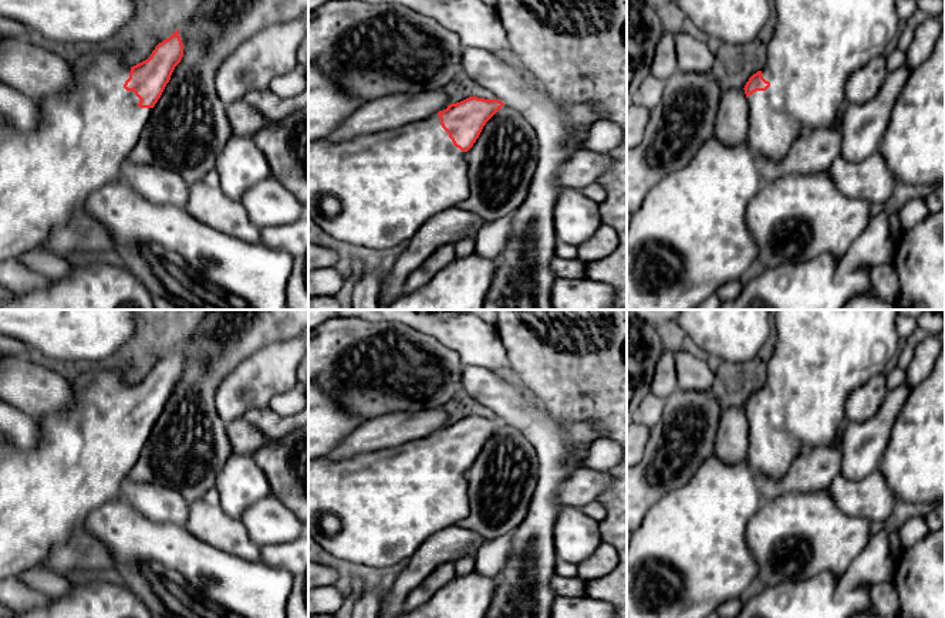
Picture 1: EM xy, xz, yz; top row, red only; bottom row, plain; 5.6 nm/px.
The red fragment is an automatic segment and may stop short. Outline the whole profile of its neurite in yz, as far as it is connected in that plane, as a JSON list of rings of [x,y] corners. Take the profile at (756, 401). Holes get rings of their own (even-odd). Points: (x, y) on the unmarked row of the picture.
[[[776,310],[776,344],[772,358],[767,364],[766,382],[762,389],[753,392],[745,403],[745,412],[750,426],[750,442],[747,450],[747,463],[752,470],[763,473],[766,479],[782,479],[792,463],[809,449],[833,448],[841,443],[843,432],[848,423],[846,405],[850,394],[867,384],[871,378],[885,372],[887,364],[894,358],[900,348],[900,335],[897,328],[898,310]]]

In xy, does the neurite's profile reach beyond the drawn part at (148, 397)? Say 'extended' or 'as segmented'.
extended

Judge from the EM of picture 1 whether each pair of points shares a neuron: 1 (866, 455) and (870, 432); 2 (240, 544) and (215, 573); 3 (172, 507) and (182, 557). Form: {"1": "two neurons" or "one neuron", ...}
{"1": "one neuron", "2": "two neurons", "3": "two neurons"}

